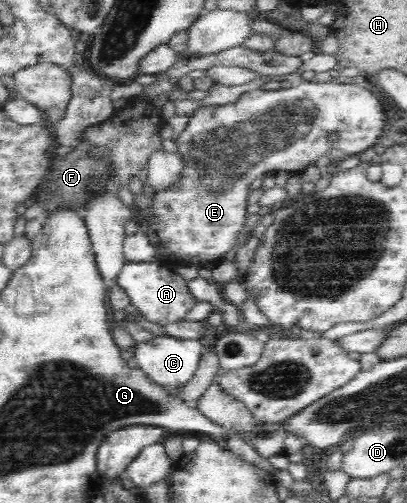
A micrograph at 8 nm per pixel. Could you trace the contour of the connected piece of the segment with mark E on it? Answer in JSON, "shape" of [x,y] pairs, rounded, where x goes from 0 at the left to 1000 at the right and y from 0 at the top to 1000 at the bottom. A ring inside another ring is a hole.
{"shape":[[[821,157],[808,163],[786,161],[747,161],[732,169],[732,173],[715,173],[713,177],[683,177],[683,181],[646,181],[644,177],[629,177],[627,181],[614,181],[590,189],[590,195],[577,205],[565,205],[550,211],[516,211],[516,213],[489,213],[472,225],[464,233],[464,241],[455,256],[437,266],[432,288],[437,304],[450,316],[452,332],[447,348],[442,348],[442,360],[437,366],[425,366],[423,372],[413,372],[408,380],[383,380],[373,400],[371,414],[366,416],[371,427],[364,433],[364,425],[354,423],[354,417],[339,416],[339,425],[354,431],[354,439],[361,439],[359,455],[381,455],[383,469],[393,479],[396,489],[423,499],[428,513],[457,515],[457,519],[469,519],[474,525],[486,525],[489,531],[514,531],[521,533],[541,519],[548,519],[550,505],[570,493],[580,493],[585,487],[585,469],[590,459],[604,455],[602,435],[607,433],[604,423],[604,392],[614,384],[614,364],[624,356],[649,354],[649,344],[654,340],[705,340],[720,346],[735,346],[747,332],[757,328],[774,328],[776,318],[786,316],[791,308],[801,308],[806,300],[816,294],[828,294],[850,304],[850,308],[880,308],[889,300],[919,292],[924,282],[936,280],[934,270],[939,260],[943,260],[943,249],[948,249],[948,229],[943,227],[943,217],[939,205],[929,199],[924,189],[904,181],[899,173],[889,173],[877,167],[853,167],[848,163],[828,161]],[[828,262],[833,274],[813,286],[806,282],[806,264]]]}

